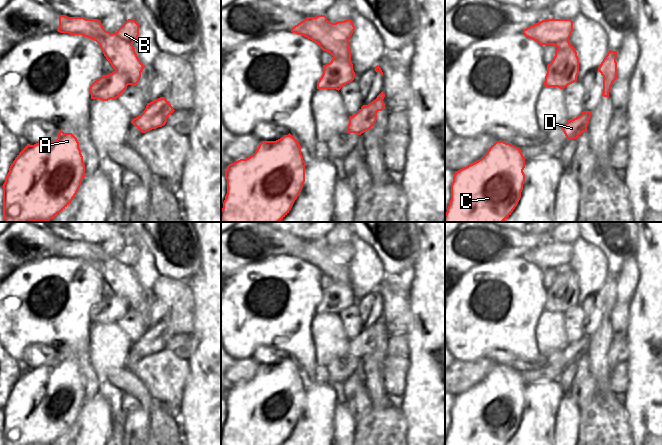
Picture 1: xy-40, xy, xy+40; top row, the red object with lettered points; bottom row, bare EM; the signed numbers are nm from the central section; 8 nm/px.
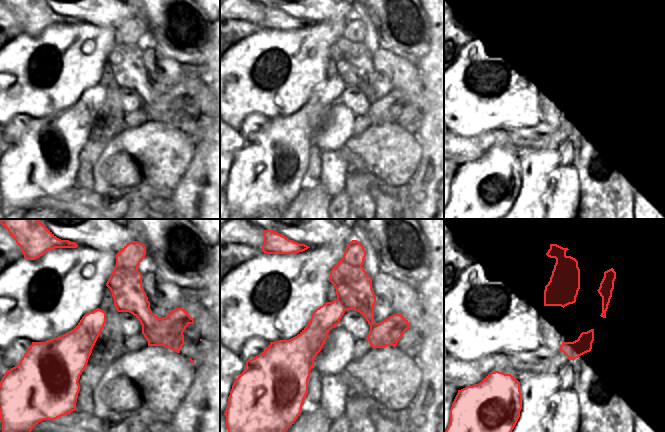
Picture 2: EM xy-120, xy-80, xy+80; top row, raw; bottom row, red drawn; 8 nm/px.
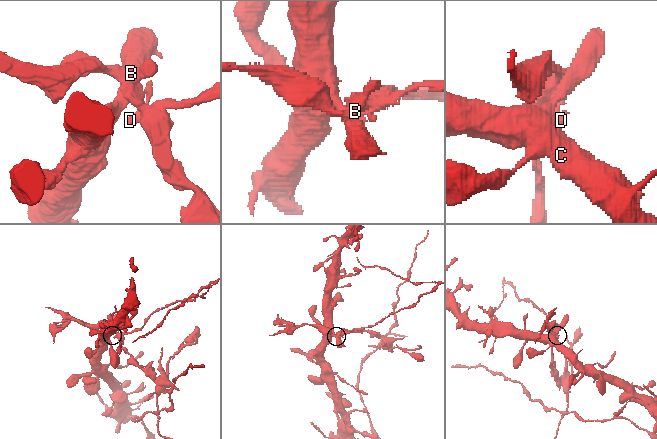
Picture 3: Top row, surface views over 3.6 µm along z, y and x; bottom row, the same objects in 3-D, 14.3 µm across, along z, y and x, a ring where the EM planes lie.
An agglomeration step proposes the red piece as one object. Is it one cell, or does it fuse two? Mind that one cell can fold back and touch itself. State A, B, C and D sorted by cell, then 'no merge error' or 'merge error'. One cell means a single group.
A C / B D; merge error

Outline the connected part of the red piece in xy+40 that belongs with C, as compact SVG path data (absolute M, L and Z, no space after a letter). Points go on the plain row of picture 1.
M496 365L476 386L455 395L445 445L505 445L517 430L525 406L525 382L521 374Z

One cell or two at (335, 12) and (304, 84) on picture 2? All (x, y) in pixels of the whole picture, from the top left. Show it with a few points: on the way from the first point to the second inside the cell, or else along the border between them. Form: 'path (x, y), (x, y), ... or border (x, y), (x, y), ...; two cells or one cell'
border (346, 19), (327, 19), (310, 24); two cells

